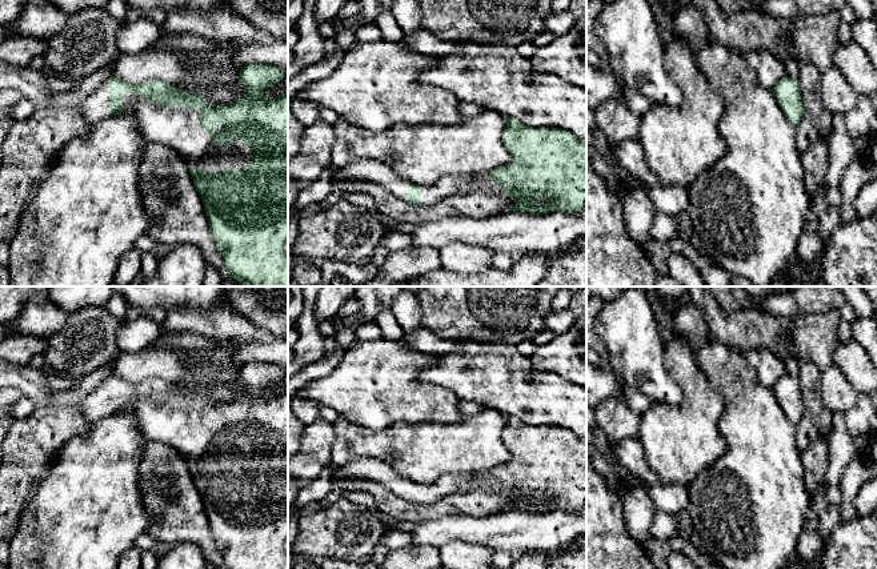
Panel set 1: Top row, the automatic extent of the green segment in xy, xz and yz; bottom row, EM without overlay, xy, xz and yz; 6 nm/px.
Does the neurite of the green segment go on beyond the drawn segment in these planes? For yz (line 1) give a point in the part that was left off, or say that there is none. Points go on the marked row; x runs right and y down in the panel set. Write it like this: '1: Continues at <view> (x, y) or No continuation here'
1: No continuation here

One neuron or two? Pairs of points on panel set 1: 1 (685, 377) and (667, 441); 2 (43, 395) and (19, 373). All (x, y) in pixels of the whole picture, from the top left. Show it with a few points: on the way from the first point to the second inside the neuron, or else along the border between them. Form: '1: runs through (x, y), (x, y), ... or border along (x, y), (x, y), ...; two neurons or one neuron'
1: runs through (691, 393), (691, 417), (683, 425); one neuron
2: runs through (37, 391), (24, 377); one neuron

